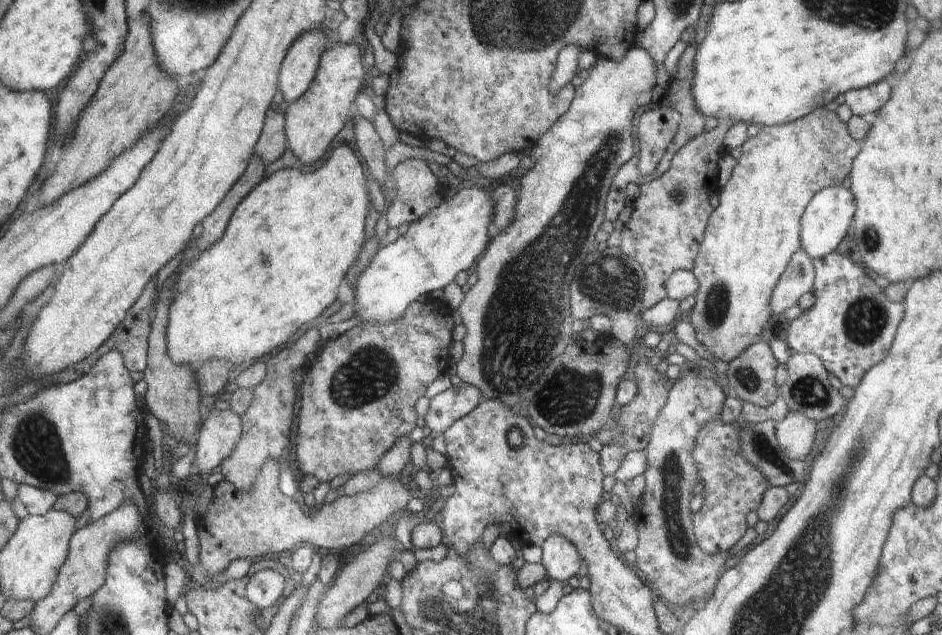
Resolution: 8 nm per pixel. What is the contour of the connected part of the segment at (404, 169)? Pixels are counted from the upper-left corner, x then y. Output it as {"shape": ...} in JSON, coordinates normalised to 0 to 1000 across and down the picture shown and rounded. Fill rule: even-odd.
{"shape":[[[434,249],[425,254],[418,265],[416,276],[419,283],[419,313],[415,318],[411,335],[414,359],[423,359],[428,350],[437,350],[452,340],[454,334],[468,323],[471,315],[472,298],[466,280],[459,272],[452,254]]]}

